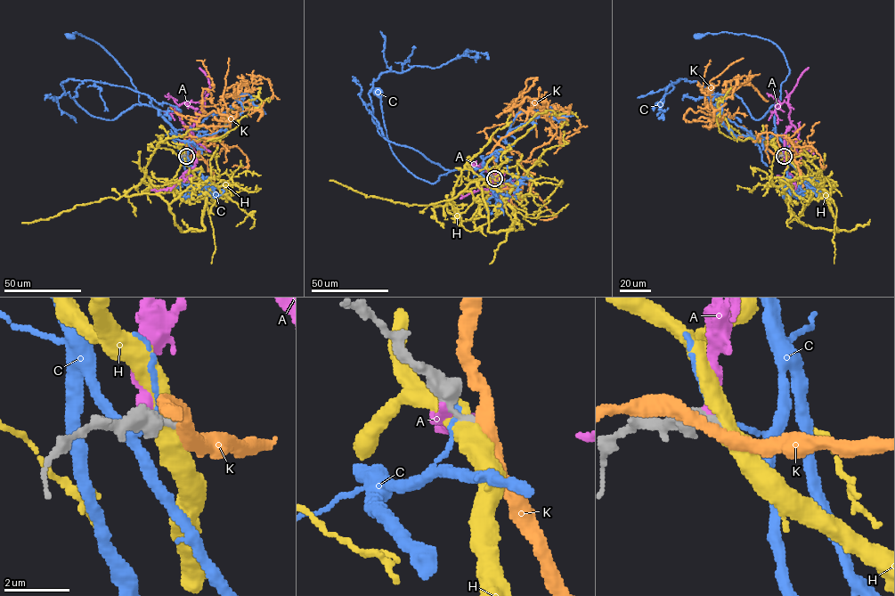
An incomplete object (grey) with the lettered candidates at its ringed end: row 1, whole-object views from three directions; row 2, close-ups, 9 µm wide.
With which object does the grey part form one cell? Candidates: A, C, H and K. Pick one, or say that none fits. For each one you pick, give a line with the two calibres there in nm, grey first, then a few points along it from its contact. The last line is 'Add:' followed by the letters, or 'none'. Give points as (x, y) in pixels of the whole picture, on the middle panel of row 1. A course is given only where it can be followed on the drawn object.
Add: none

